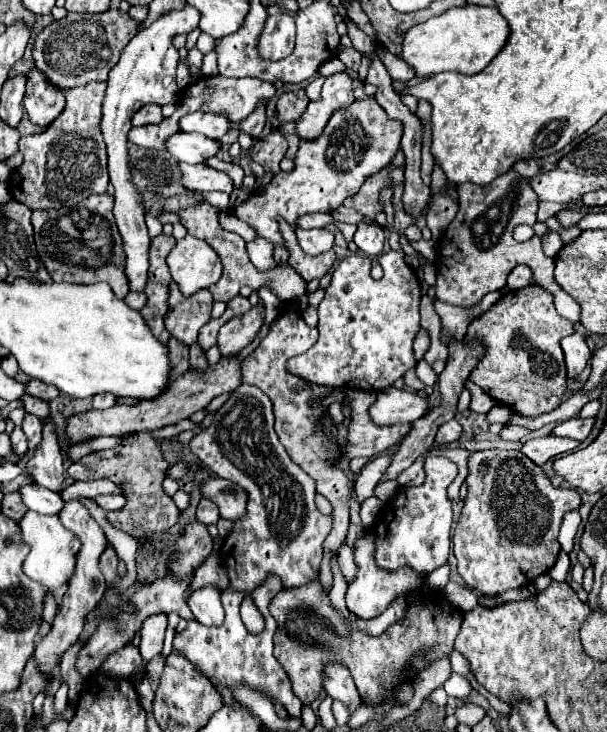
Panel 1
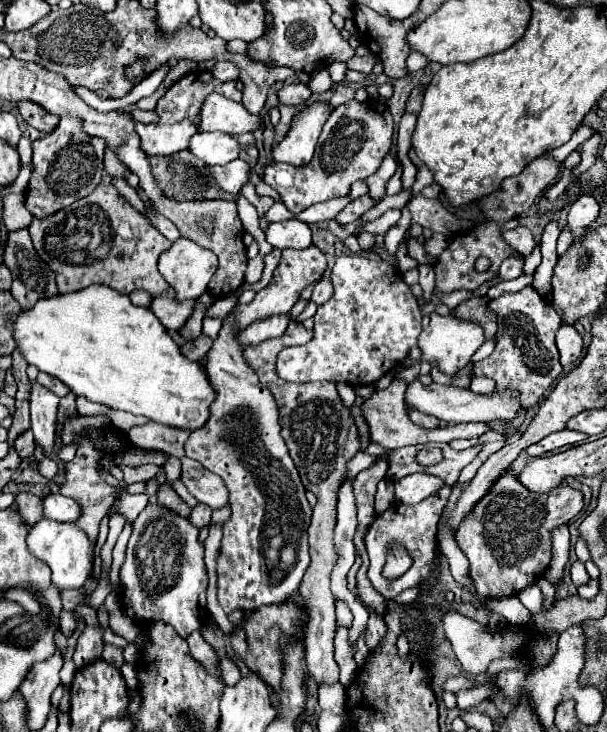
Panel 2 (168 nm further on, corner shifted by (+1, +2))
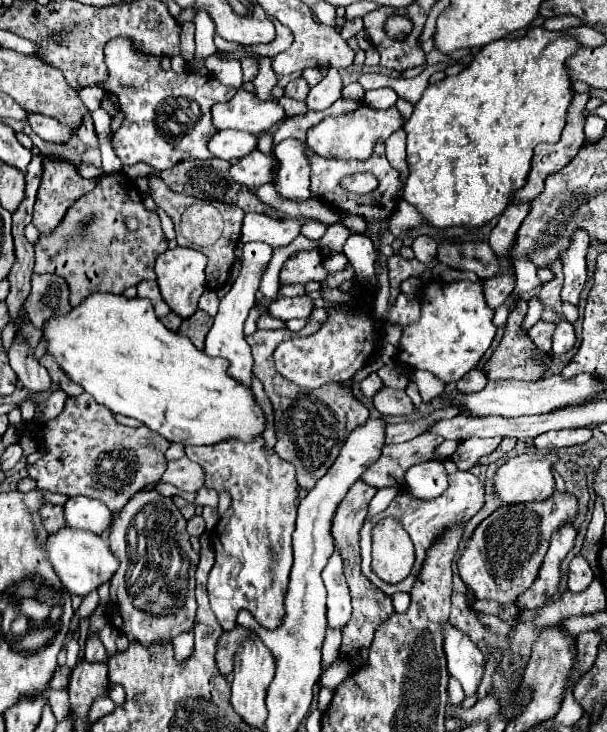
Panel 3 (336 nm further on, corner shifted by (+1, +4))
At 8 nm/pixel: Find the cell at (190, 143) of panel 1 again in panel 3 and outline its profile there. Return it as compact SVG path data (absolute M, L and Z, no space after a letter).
M220 130L210 142L208 148L216 158L222 160L238 160L248 156L258 146L258 138L240 130Z

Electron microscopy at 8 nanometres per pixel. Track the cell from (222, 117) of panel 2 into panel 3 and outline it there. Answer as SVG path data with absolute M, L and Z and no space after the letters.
M238 88L234 98L212 108L212 122L218 130L244 130L262 134L284 118L284 108L272 100L260 100L254 92Z

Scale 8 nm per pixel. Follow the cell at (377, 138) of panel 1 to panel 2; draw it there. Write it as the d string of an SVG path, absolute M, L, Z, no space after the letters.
M368 98L364 102L346 102L334 108L332 116L324 124L312 162L300 168L288 164L268 166L264 172L264 182L278 190L278 194L286 202L286 208L294 208L294 214L300 214L312 204L326 202L338 196L348 196L350 186L356 180L364 180L372 176L376 168L380 168L384 156L390 152L392 146L392 132L394 120L390 110L384 108L382 102L374 98Z

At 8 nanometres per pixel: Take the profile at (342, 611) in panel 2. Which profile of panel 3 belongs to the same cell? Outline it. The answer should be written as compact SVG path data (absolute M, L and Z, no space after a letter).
M328 630L326 632L326 642L324 642L324 648L322 648L322 670L326 670L328 666L334 664L334 660L338 658L338 652L340 652L340 642L342 642L342 634L340 630L332 632Z

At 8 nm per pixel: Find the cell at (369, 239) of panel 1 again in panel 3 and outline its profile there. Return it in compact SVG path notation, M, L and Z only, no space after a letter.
M350 234L348 240L344 242L342 254L348 258L348 262L354 266L356 278L372 288L376 288L376 250L374 244L368 236L364 234Z

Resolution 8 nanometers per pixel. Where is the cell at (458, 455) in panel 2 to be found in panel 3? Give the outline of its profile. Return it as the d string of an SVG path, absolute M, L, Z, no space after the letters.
M420 434L410 442L386 444L382 456L360 476L368 486L374 488L404 488L404 474L410 466L436 460L434 448L442 444L444 438L436 434Z

